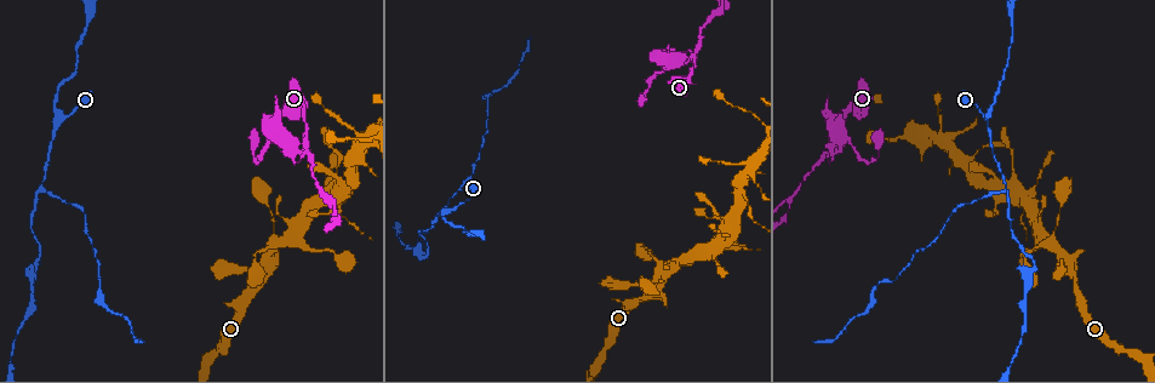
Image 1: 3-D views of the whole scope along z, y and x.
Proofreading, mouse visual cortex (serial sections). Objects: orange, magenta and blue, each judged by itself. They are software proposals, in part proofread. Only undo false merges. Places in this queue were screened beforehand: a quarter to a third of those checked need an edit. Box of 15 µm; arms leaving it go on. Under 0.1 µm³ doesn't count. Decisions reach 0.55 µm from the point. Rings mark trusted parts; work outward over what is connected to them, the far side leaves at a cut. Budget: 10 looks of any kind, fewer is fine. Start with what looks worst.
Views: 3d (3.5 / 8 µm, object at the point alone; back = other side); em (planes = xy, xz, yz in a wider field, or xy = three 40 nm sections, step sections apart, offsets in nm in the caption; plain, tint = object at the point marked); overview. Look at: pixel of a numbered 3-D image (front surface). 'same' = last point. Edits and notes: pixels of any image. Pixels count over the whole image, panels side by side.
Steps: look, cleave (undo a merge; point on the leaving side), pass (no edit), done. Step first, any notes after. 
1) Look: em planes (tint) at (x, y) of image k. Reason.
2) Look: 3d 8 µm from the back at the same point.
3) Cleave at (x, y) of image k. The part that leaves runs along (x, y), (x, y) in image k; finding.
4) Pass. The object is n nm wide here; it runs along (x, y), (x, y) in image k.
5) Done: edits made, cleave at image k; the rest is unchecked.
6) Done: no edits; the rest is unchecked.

Look: 3d 3.5 µm at (62, 118) of image 1. Arms part here.

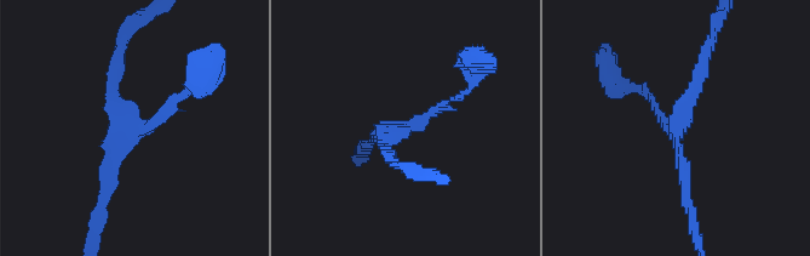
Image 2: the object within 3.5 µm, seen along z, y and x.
Look: em xy step 3 (tint) at (134, 130) of image 2.

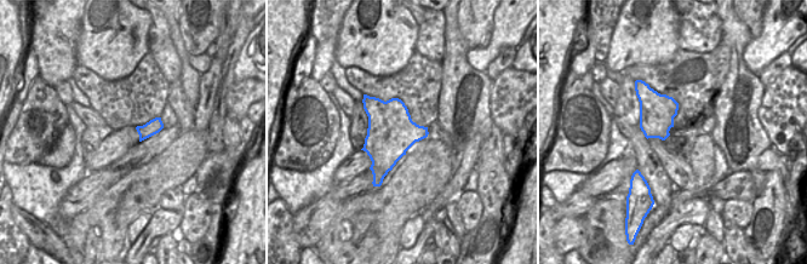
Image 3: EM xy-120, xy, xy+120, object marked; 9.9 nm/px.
Pass. It runs along (195, 89), (116, 144), (102, 197) in image 2; all the same cell.

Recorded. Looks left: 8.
Look: 3d 3.5 µm at (427, 232) of image 1. Abrupt turn.

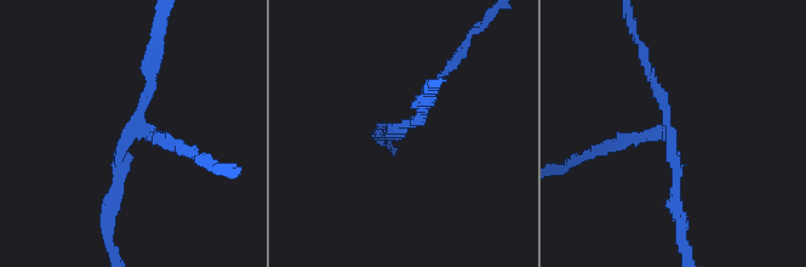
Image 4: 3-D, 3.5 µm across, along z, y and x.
Look: em xy step 5 (tint) at (136, 113) of image 4. 3 arms meet here; the arms are 100, 150, 150 nm wide.

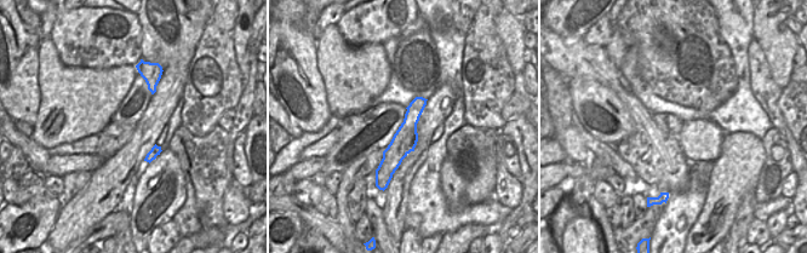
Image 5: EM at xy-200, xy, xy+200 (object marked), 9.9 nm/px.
Look: em xy step 1 (tint) at the same point. Another direction.

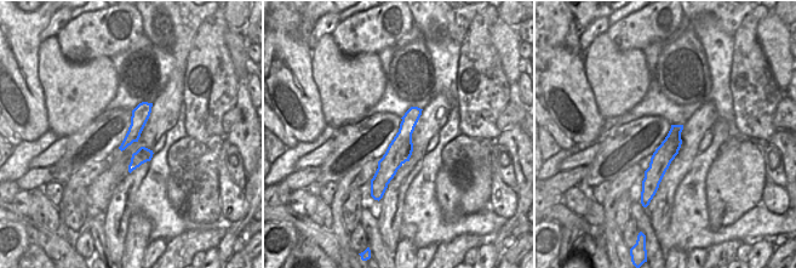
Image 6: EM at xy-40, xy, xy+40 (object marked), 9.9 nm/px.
Cleave at (628, 140) of image 4. A border runs along (411, 140), (407, 153), (401, 163) in image 6; a second cell is stuck on.

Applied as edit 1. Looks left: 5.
Look: overview.

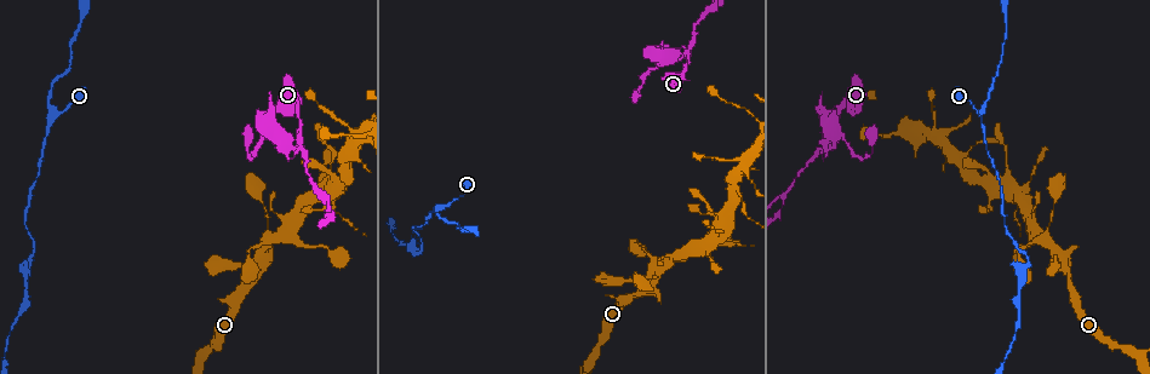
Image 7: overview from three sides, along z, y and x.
Look: 3d 3.5 µm at (297, 141) of image 7.

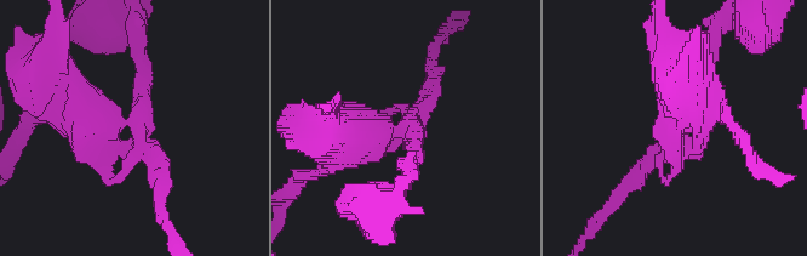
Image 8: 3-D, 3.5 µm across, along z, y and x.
Look: em xy step 2 (tint) at (143, 120) of image 8.

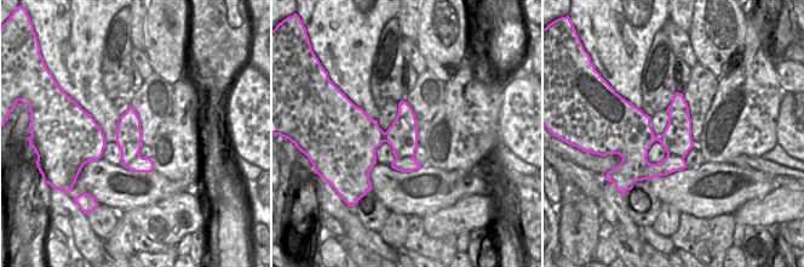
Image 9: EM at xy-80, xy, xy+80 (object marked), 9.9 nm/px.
Pass. The object is 300 nm wide here; it runs along (137, 51), (146, 118), (67, 107) in image 8; all the same cell.

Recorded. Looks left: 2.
Look: 3d 3.5 µm at (782, 198) of image 7. Branch point.

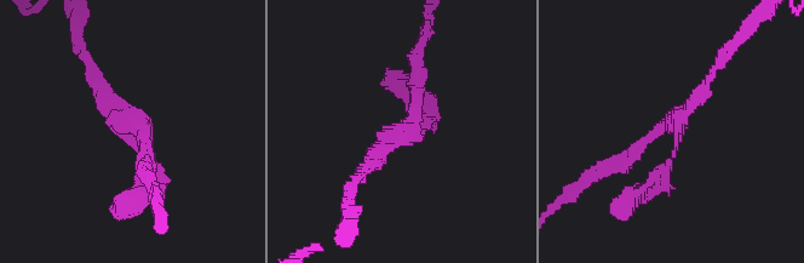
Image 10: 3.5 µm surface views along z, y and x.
Look: em planes (tint) at (400, 134) of image 10. Need the tissue.

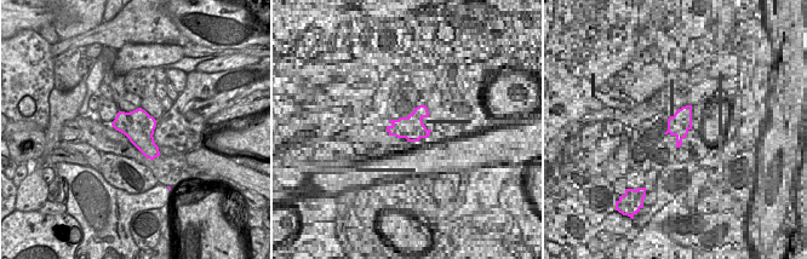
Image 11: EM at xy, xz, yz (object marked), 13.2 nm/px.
Pass. The object is 420 nm wide here; it runs along (718, 67), (647, 190) in image 10; all the same cell.

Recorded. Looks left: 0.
Done: edits made, cleave at image 4; the rest is unchecked.

